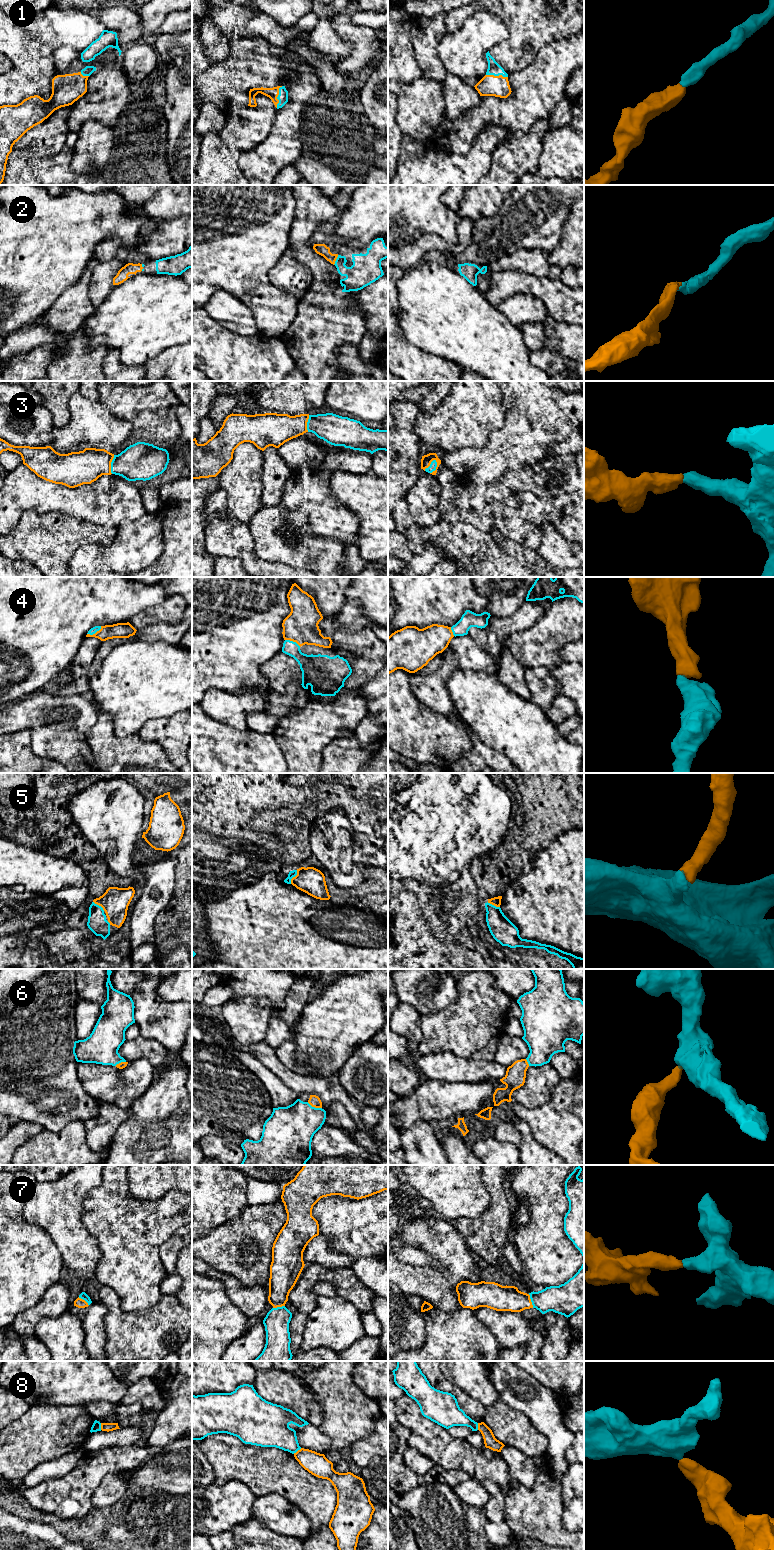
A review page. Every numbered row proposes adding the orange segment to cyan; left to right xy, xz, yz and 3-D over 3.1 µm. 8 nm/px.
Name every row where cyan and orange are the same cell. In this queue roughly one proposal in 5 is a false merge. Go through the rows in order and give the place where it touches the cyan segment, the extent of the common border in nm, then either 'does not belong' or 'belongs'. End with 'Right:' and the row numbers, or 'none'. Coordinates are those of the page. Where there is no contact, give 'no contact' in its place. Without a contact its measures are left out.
1: meets cyan in xz at (278, 96); contact 180 nm long; belongs
2: meets cyan in xz at (336, 260); contact 90 nm long; belongs
3: meets cyan in yz at (430, 464); contact 130 nm long; belongs
4: meets cyan in xy at (94, 633); contact 140 nm long; belongs
5: meets cyan in xz at (293, 876); contact 130 nm long; belongs
6: meets cyan in xz at (314, 1107); contact 130 nm long; belongs
7: meets cyan in yz at (531, 1301); contact 120 nm long; belongs
8: meets cyan in xz at (297, 1450); contact 80 nm long; does not belong
Right: 1, 2, 3, 4, 5, 6, 7

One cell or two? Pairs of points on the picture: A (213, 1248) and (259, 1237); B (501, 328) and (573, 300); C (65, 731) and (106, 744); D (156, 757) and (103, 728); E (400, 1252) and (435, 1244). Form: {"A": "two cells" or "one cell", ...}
{"A": "one cell", "B": "two cells", "C": "two cells", "D": "one cell", "E": "two cells"}

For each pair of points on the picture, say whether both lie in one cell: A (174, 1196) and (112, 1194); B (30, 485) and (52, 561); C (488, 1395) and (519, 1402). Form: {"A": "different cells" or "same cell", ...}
{"A": "same cell", "B": "different cells", "C": "different cells"}

